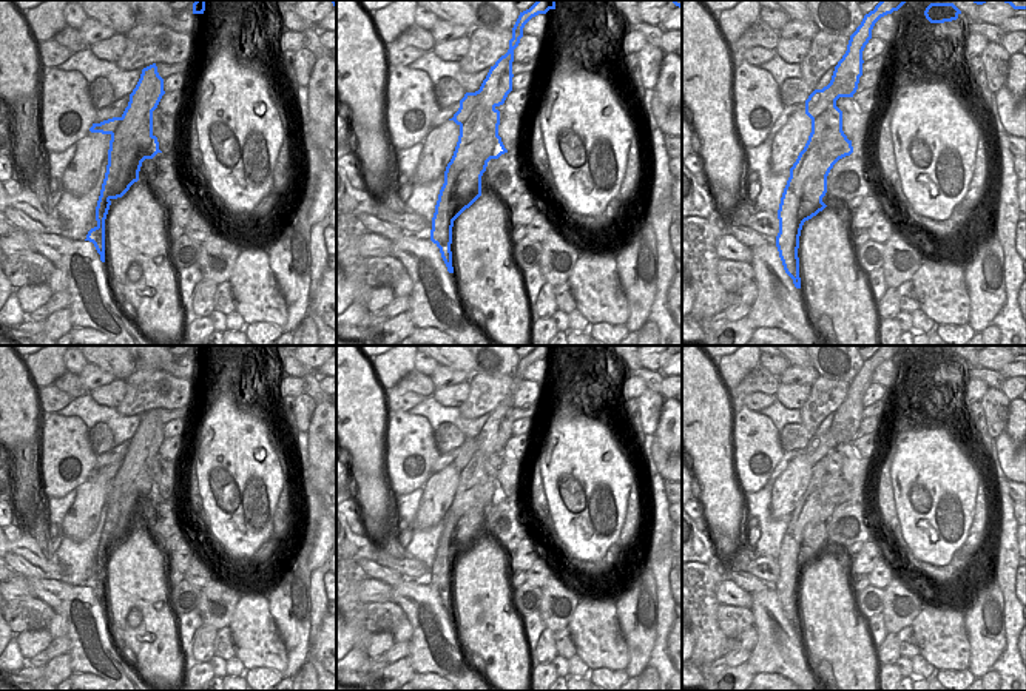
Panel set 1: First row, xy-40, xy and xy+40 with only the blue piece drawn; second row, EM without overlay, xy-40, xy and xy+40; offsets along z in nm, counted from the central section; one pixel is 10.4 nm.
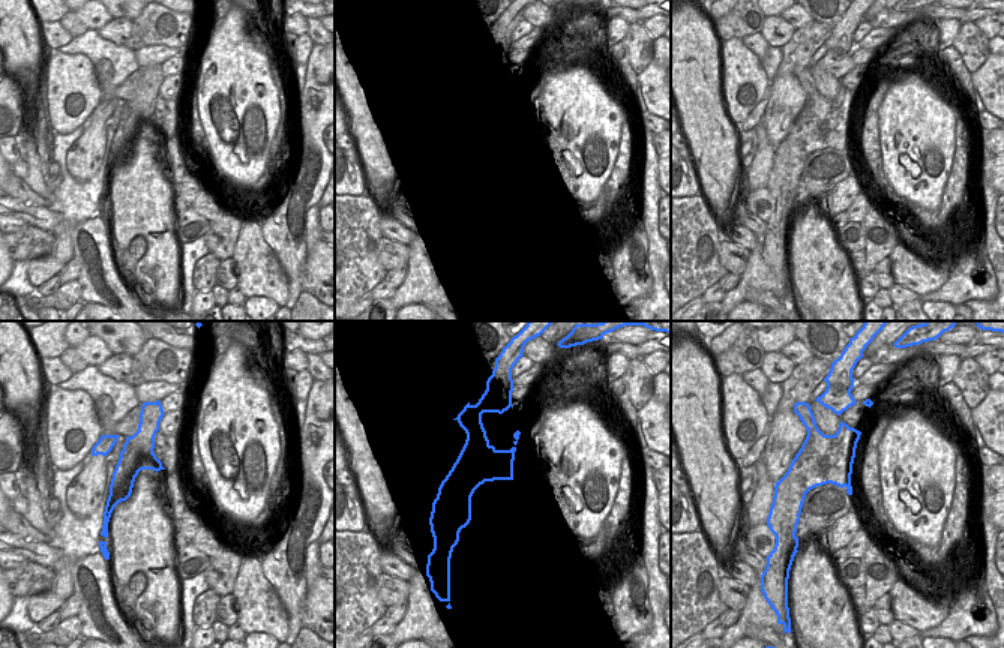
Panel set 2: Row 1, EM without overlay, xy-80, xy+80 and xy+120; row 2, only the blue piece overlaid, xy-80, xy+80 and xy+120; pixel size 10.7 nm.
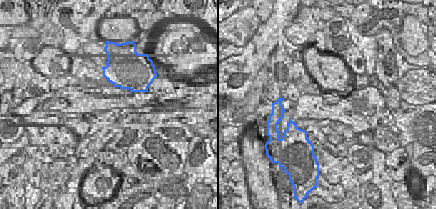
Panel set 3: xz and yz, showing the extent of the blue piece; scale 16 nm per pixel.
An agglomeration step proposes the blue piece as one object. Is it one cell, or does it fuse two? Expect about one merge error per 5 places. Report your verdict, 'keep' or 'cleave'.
cleave

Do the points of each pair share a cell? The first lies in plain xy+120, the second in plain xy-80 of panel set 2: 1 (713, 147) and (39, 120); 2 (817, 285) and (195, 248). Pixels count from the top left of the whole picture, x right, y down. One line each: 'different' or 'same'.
1: same
2: different

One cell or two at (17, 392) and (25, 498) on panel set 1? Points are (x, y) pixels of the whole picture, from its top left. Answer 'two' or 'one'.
one

